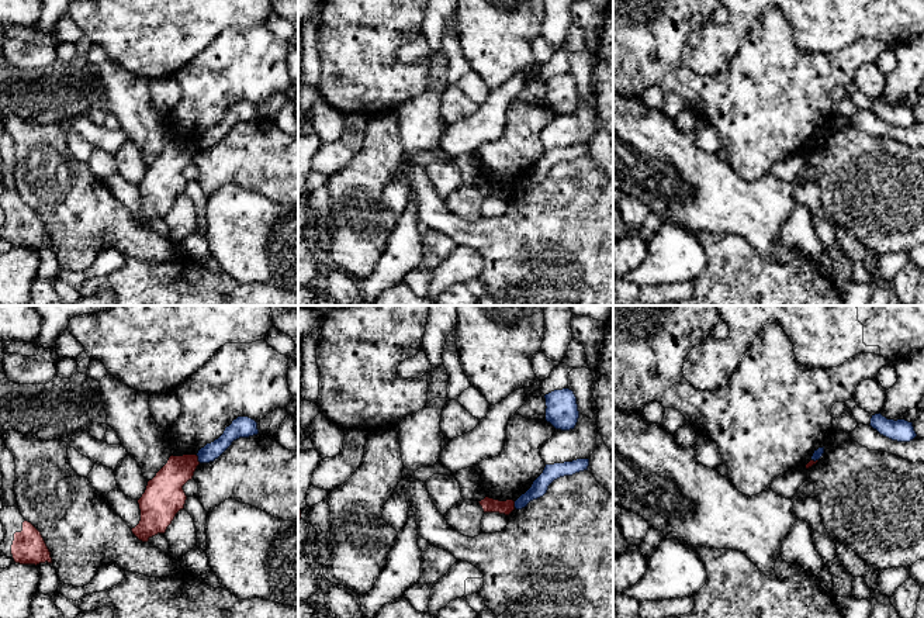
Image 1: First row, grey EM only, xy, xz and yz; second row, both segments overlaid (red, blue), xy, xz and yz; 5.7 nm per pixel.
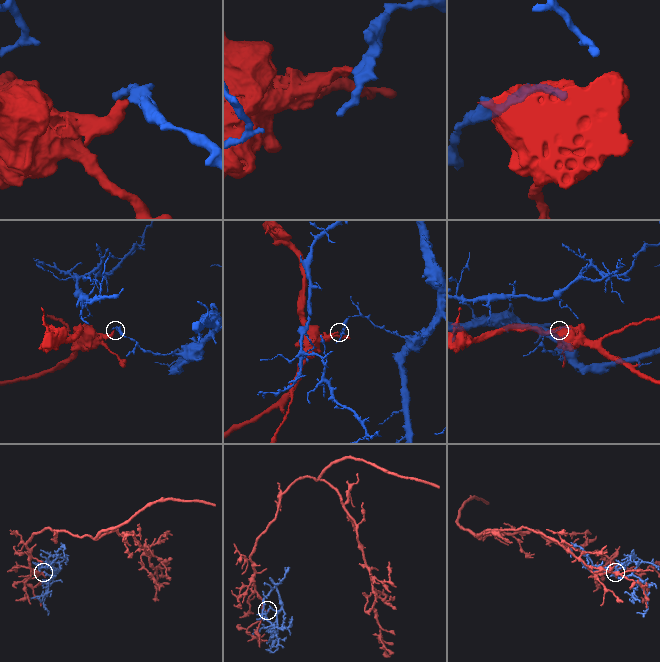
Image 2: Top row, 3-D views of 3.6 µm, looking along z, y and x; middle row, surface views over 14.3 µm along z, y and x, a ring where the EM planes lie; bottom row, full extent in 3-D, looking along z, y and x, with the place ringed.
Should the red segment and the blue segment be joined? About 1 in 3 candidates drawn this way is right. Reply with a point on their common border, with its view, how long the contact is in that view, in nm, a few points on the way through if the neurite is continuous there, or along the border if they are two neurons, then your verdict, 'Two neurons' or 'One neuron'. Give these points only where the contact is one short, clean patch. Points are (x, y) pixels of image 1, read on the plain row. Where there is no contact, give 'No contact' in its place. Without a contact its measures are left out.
Touches red at xy (197, 144). Shared border 50 nm. Boundary: xy (196, 140), (200, 147). Two neurons

